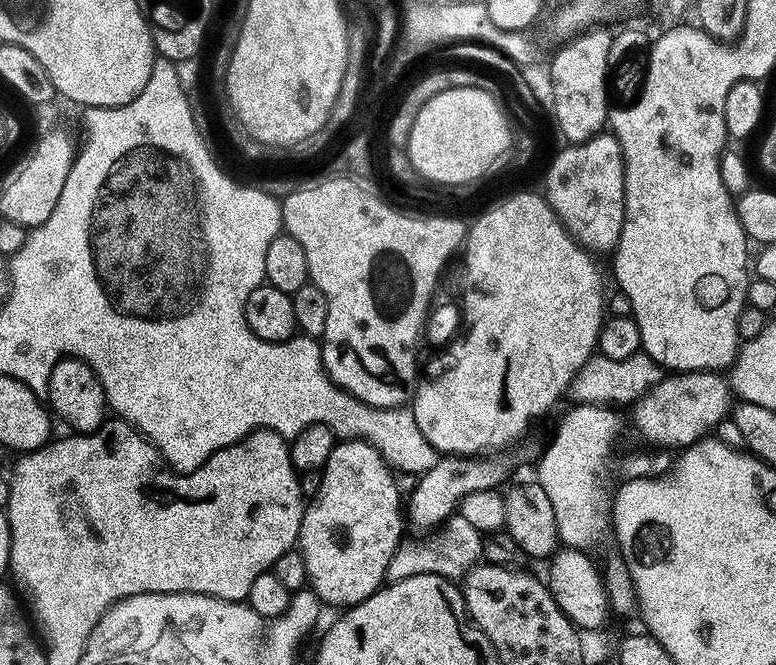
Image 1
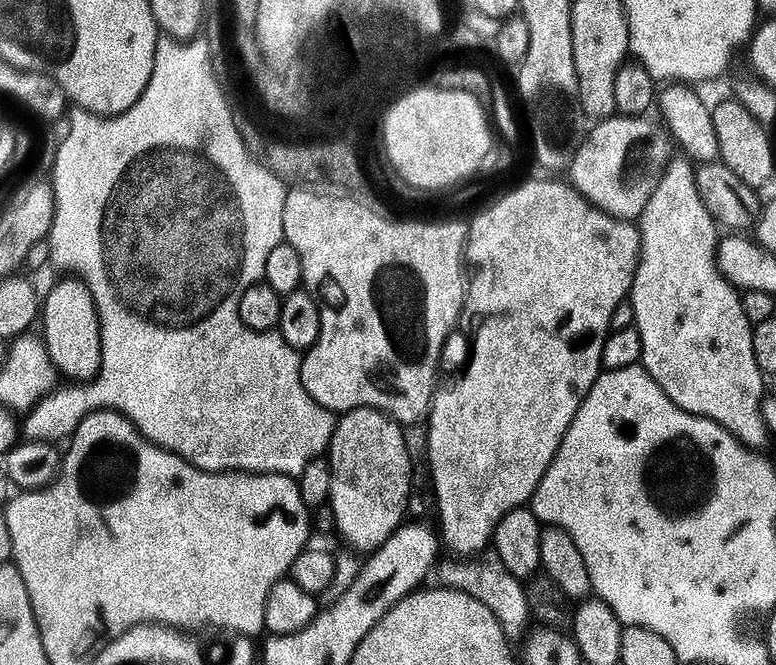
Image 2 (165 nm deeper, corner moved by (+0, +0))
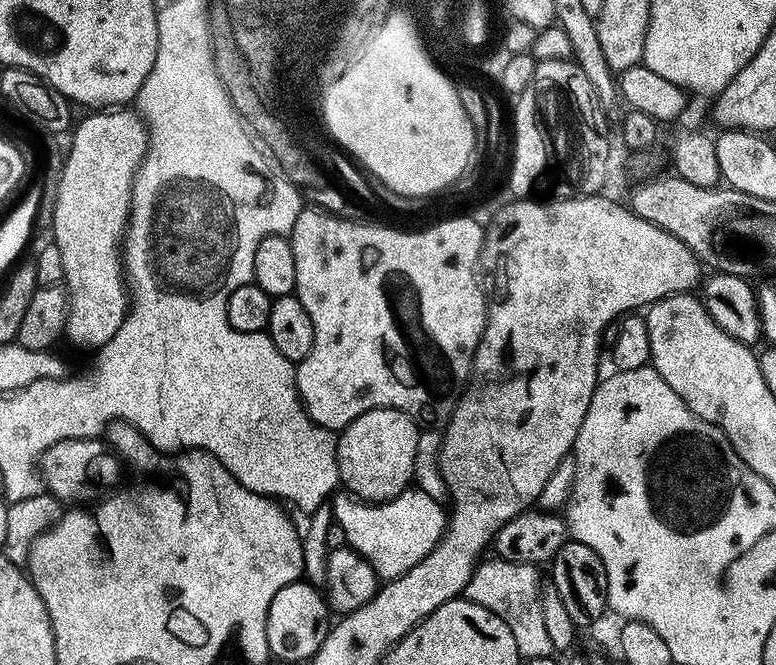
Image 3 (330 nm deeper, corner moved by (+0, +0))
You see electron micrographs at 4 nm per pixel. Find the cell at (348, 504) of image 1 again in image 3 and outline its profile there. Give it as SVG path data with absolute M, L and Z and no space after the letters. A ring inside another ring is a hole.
M388 404L367 408L339 425L332 434L332 467L335 491L367 506L386 504L412 476L414 425L402 410Z

